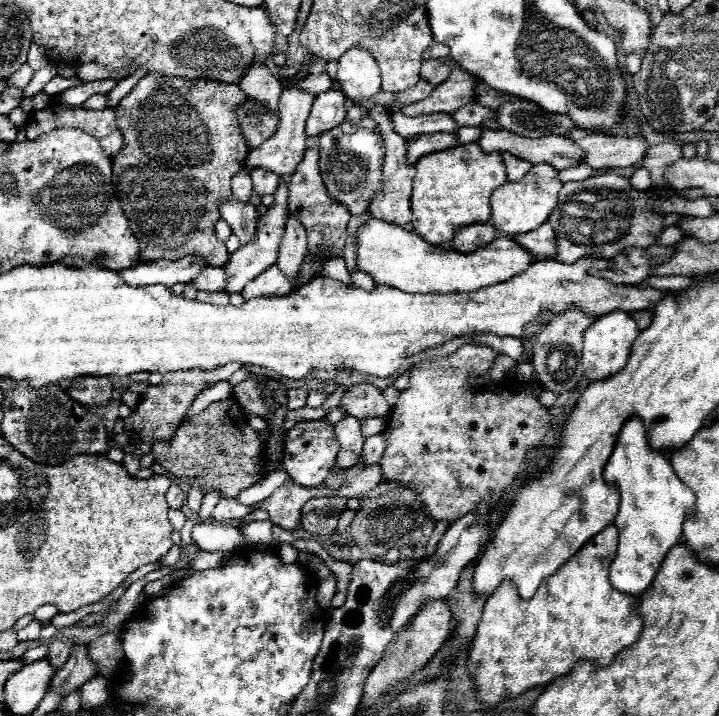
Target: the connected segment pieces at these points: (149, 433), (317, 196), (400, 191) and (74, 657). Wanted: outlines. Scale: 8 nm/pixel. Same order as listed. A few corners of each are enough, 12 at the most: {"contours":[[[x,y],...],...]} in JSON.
{"contours":[[[237,362],[211,372],[165,374],[147,386],[125,428],[141,442],[169,440],[193,400],[229,380]],[[309,148],[289,182],[289,214],[341,256],[349,210],[325,192],[319,150]],[[385,108],[369,110],[383,136],[381,192],[373,218],[411,230],[411,182],[405,138],[395,134]],[[85,644],[75,646],[51,688],[67,696],[95,674]]]}

